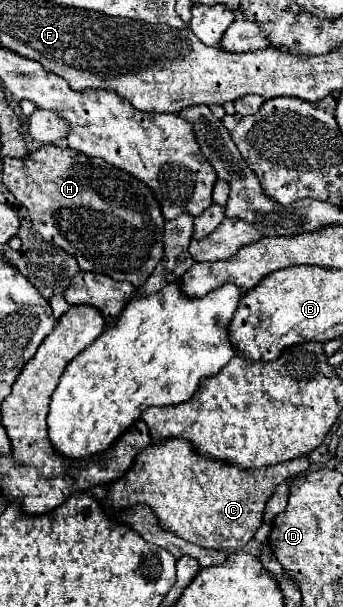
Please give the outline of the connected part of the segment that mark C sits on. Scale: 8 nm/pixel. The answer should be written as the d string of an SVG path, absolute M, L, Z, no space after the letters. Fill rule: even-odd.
M171 437L147 445L135 457L133 467L119 481L111 483L109 505L113 509L125 509L135 503L149 505L159 521L185 541L231 553L245 547L255 535L263 521L265 503L275 487L287 477L305 473L307 467L309 457L301 455L271 467L241 469L197 453L187 439Z

